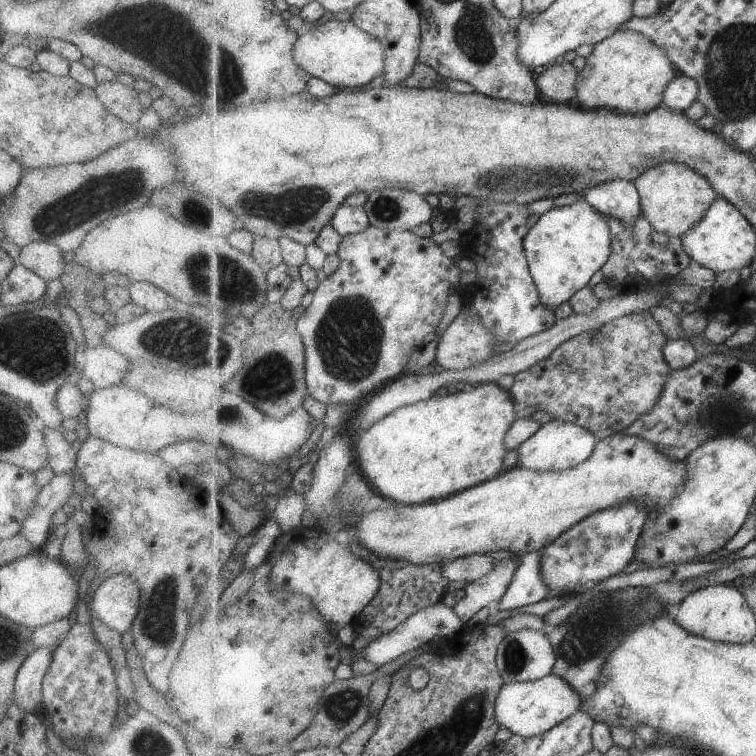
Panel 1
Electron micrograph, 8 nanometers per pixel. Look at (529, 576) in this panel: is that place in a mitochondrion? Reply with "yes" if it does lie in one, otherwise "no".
no

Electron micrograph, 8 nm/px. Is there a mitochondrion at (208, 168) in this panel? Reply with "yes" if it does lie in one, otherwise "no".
no

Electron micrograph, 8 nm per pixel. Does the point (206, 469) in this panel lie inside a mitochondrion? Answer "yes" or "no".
no

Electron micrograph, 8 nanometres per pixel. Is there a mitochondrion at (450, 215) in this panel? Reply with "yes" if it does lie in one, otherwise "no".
no

